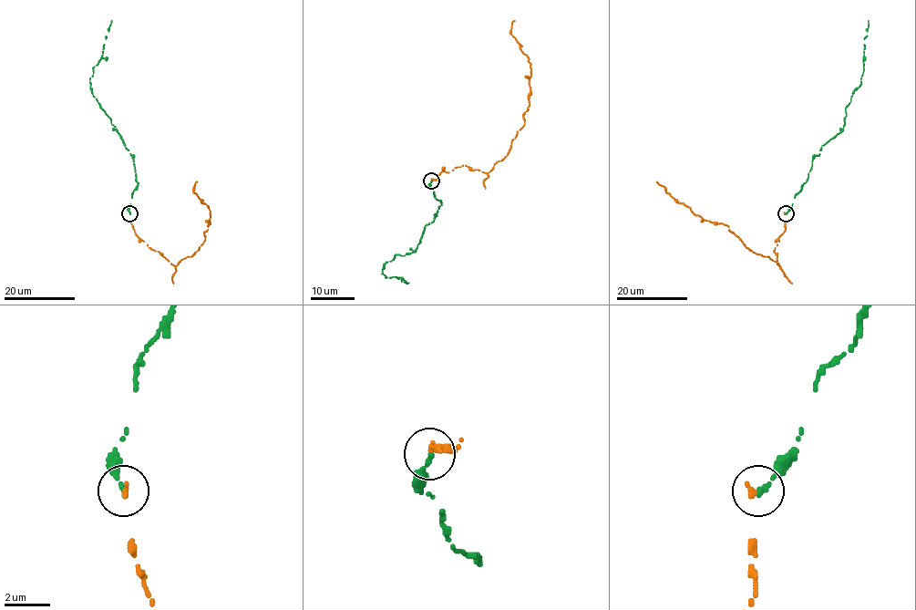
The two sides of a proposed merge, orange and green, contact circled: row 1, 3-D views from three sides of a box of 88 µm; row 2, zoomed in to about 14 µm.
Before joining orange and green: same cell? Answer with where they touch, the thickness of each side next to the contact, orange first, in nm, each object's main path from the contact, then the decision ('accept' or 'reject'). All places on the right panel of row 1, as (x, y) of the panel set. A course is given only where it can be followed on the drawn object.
(786, 213) | 200/260 nm | orange via (785, 213), (785, 230), (773, 251), (779, 266), (770, 257), (753, 253), (725, 224), (695, 215), (657, 181) | green via (786, 213), (807, 180), (814, 157), (845, 124), (846, 108), (863, 73), (868, 20) | reject

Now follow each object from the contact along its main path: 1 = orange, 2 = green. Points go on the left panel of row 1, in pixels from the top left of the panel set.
1: (130, 213), (138, 236), (175, 266), (199, 249), (210, 222), (208, 206), (193, 192), (197, 181)
2: (130, 213), (128, 206), (138, 182), (133, 157), (93, 95), (90, 84), (93, 67), (102, 55), (111, 20)

